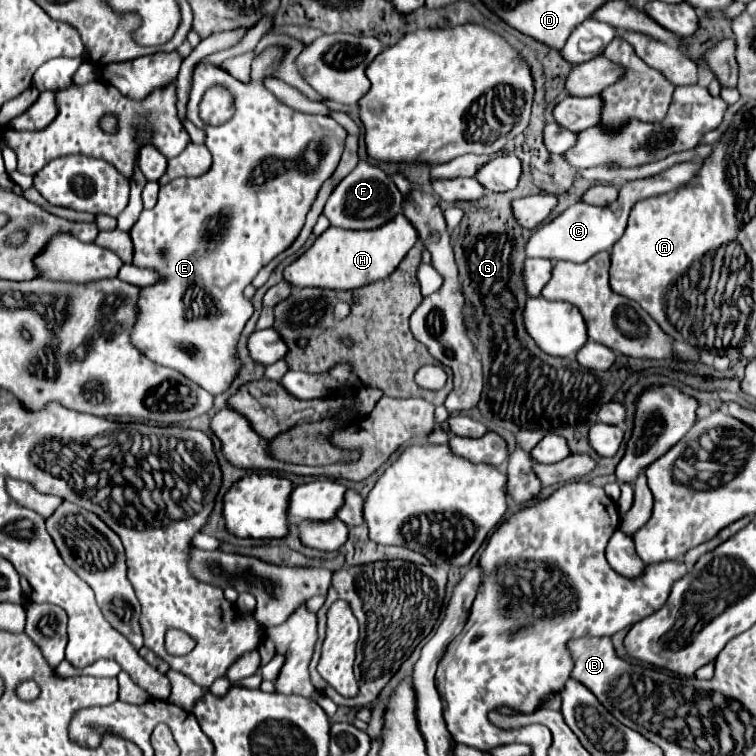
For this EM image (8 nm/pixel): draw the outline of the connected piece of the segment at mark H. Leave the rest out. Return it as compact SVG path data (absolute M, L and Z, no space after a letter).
M403 214L375 230L327 228L305 254L285 268L285 280L293 286L317 286L329 290L353 290L367 286L387 278L417 240L417 230Z

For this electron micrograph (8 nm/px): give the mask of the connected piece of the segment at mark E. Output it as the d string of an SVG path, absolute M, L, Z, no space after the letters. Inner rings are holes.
M269 46L265 48L255 60L253 60L253 68L251 68L251 80L249 82L239 82L237 78L229 76L229 72L225 72L223 68L215 66L215 64L209 64L209 62L201 62L197 68L195 68L195 74L193 74L193 88L191 88L191 98L189 98L189 104L187 104L187 118L193 120L195 126L199 128L205 128L207 132L207 140L205 140L205 146L209 148L209 152L213 154L213 166L207 174L203 176L197 176L197 178L177 178L173 182L169 182L167 186L161 186L159 190L159 200L157 204L151 208L151 210L143 210L139 220L133 224L133 228L129 230L129 236L133 240L133 248L135 248L135 254L133 254L133 264L139 266L139 268L155 268L161 276L163 276L163 282L159 284L153 284L153 286L147 286L147 288L141 288L141 296L139 296L139 302L137 302L137 324L135 324L135 330L131 334L135 346L147 354L147 358L151 358L153 362L161 364L161 366L167 366L167 368L173 368L173 370L179 370L183 372L187 378L191 378L193 382L197 382L201 388L205 388L207 392L211 392L213 396L215 394L223 394L231 384L233 380L239 376L243 364L241 360L237 358L237 342L239 342L239 336L247 324L247 320L253 316L253 304L249 298L243 296L243 288L247 284L251 284L251 280L255 278L255 274L267 264L271 262L277 254L281 254L283 250L287 250L293 240L299 236L301 228L303 228L303 222L305 222L305 216L307 216L307 210L311 208L313 200L315 200L315 194L319 192L319 186L333 174L335 166L339 164L339 158L343 154L343 146L345 146L345 138L347 138L347 130L343 126L339 126L333 118L327 118L327 116L315 116L315 114L303 114L303 112L297 112L297 110L291 110L287 104L279 102L263 84L263 80L267 76L275 76L277 72L277 66L283 58L283 48L279 46ZM213 84L219 84L219 86L225 86L231 90L233 98L235 98L235 116L221 124L221 126L205 126L199 118L199 102L201 102L201 96L205 94L207 88L211 88Z

